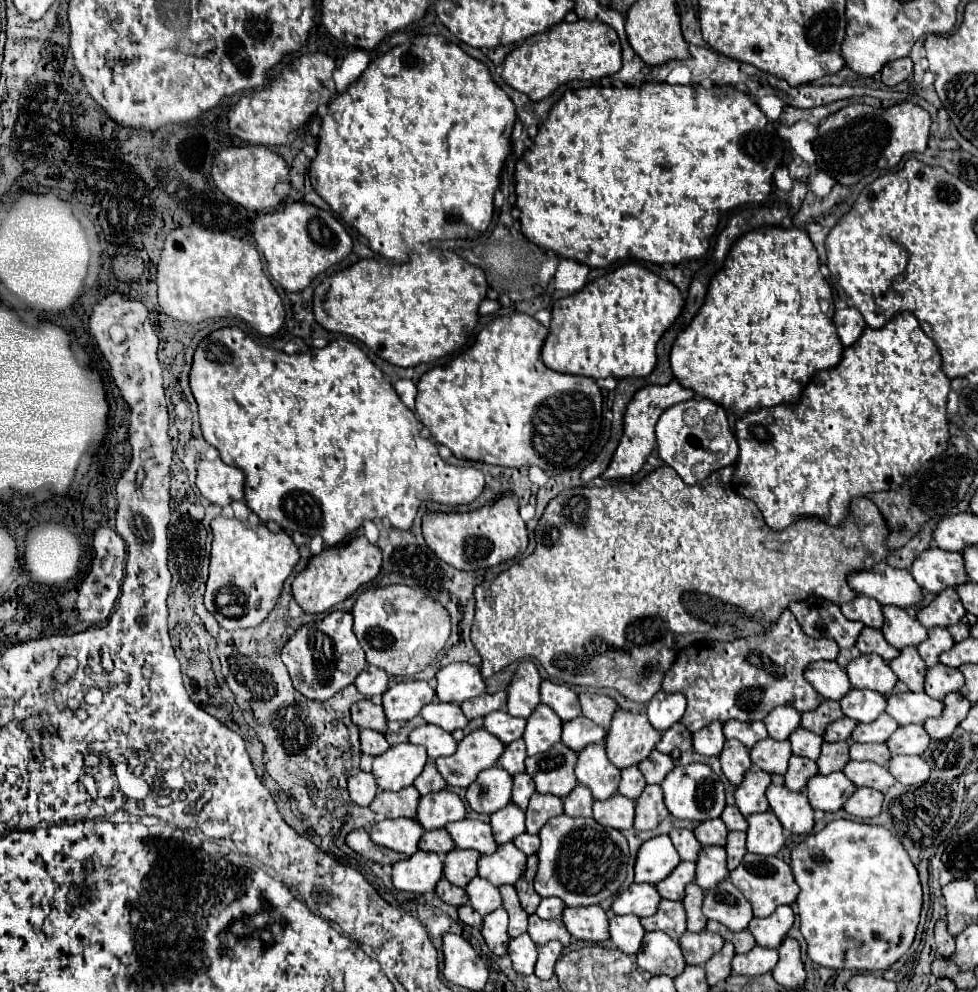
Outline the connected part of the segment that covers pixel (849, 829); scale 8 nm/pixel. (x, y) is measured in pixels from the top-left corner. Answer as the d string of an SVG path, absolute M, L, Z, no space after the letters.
M851 819L831 821L823 831L807 835L801 849L791 851L791 869L801 887L797 895L801 933L813 963L829 969L887 971L911 947L923 907L923 889L911 857L887 829Z

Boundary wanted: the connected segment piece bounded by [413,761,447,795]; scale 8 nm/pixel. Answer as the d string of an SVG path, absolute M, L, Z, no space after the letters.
M429 761L429 765L425 765L423 773L415 779L413 785L417 787L417 791L421 795L427 795L427 793L433 793L433 791L443 791L447 787L447 781L441 777L441 773L433 765L433 761Z

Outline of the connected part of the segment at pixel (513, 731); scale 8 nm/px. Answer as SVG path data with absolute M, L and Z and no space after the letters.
M495 711L485 717L485 729L499 737L505 745L521 739L525 725L527 725L525 719L515 719L507 711Z

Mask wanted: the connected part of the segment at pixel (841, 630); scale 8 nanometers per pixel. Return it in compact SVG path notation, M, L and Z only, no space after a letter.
M829 601L823 603L791 603L789 611L797 617L799 625L809 637L831 637L841 649L855 647L863 623L849 621L841 609Z

